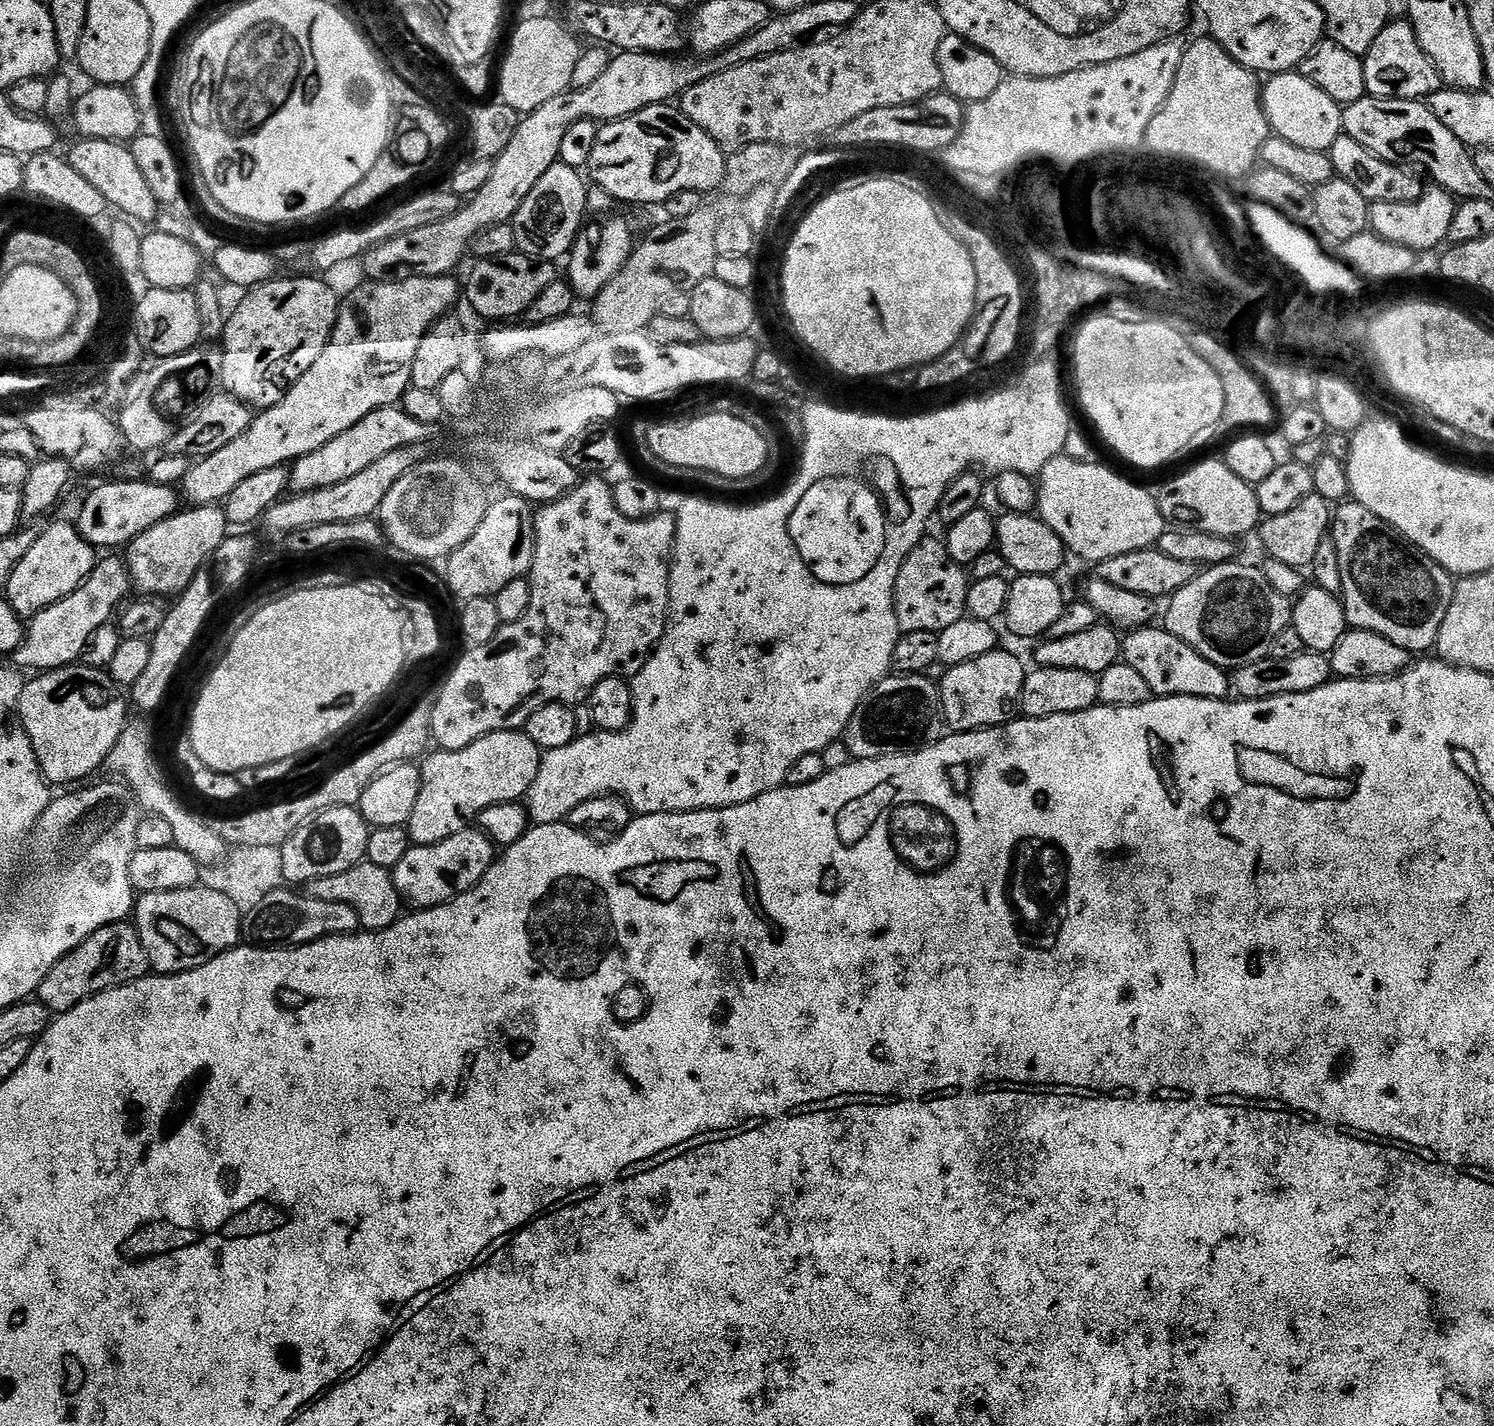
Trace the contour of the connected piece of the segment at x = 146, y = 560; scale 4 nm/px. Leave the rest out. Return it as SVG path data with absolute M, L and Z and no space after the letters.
M192 506L187 510L189 512L184 512L185 510L177 511L176 515L158 522L158 526L146 530L141 536L134 538L131 544L127 545L126 553L128 552L128 556L126 555L126 563L128 565L130 584L135 591L136 588L140 591L139 595L141 597L179 597L180 593L186 590L186 586L190 586L194 574L198 574L198 570L204 567L205 562L214 554L214 550L218 550L218 546L222 546L222 542L229 535L230 525L224 517L223 507Z

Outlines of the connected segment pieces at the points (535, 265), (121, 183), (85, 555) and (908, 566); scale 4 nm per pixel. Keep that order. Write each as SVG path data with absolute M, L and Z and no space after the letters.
M509 254L499 256L497 260L480 260L468 276L468 285L462 288L463 295L468 296L468 304L488 322L512 322L523 317L528 307L550 286L554 279L553 265L548 262L531 260L529 256Z
M80 138L77 141L66 152L68 164L74 166L90 186L98 189L98 194L102 194L113 209L117 208L124 215L121 217L140 225L150 223L162 212L162 205L154 198L150 186L146 186L146 178L142 178L142 170L138 170L138 162L134 162L134 154L127 143L102 138Z
M75 523L52 524L48 529L45 527L40 533L38 542L34 542L34 546L30 546L26 558L22 558L22 562L18 562L18 566L14 566L14 574L10 574L6 593L8 604L14 606L14 610L22 618L37 616L43 608L54 606L54 602L74 594L74 590L78 590L78 586L82 586L82 582L86 582L88 575L96 569L97 563L97 549L93 548L90 542L86 542L86 538L82 538L80 529Z
M926 536L907 555L895 582L895 606L901 635L935 632L962 620L967 613L966 594L970 583L967 571L950 559L941 539Z

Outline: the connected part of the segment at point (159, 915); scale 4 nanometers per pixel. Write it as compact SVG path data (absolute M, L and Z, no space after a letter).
M211 886L145 892L134 904L134 927L148 955L151 971L174 976L237 947L242 940L242 913L226 892Z

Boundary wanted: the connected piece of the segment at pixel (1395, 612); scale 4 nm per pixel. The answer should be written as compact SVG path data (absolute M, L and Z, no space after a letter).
M1355 502L1341 503L1339 507L1335 509L1334 519L1330 529L1330 539L1338 554L1338 570L1342 570L1340 592L1342 593L1344 613L1346 614L1349 625L1351 625L1353 629L1361 628L1367 632L1378 634L1382 638L1394 642L1394 646L1402 646L1409 654L1424 654L1427 653L1424 652L1427 648L1429 648L1429 650L1435 649L1436 639L1438 638L1440 627L1442 626L1442 618L1446 618L1446 610L1452 601L1452 593L1454 591L1454 577L1452 573L1446 571L1442 565L1434 563L1434 561L1430 557L1425 556L1423 552L1413 550L1399 535L1394 534L1393 529L1389 528L1384 521L1379 520L1370 510L1366 510L1366 506Z

